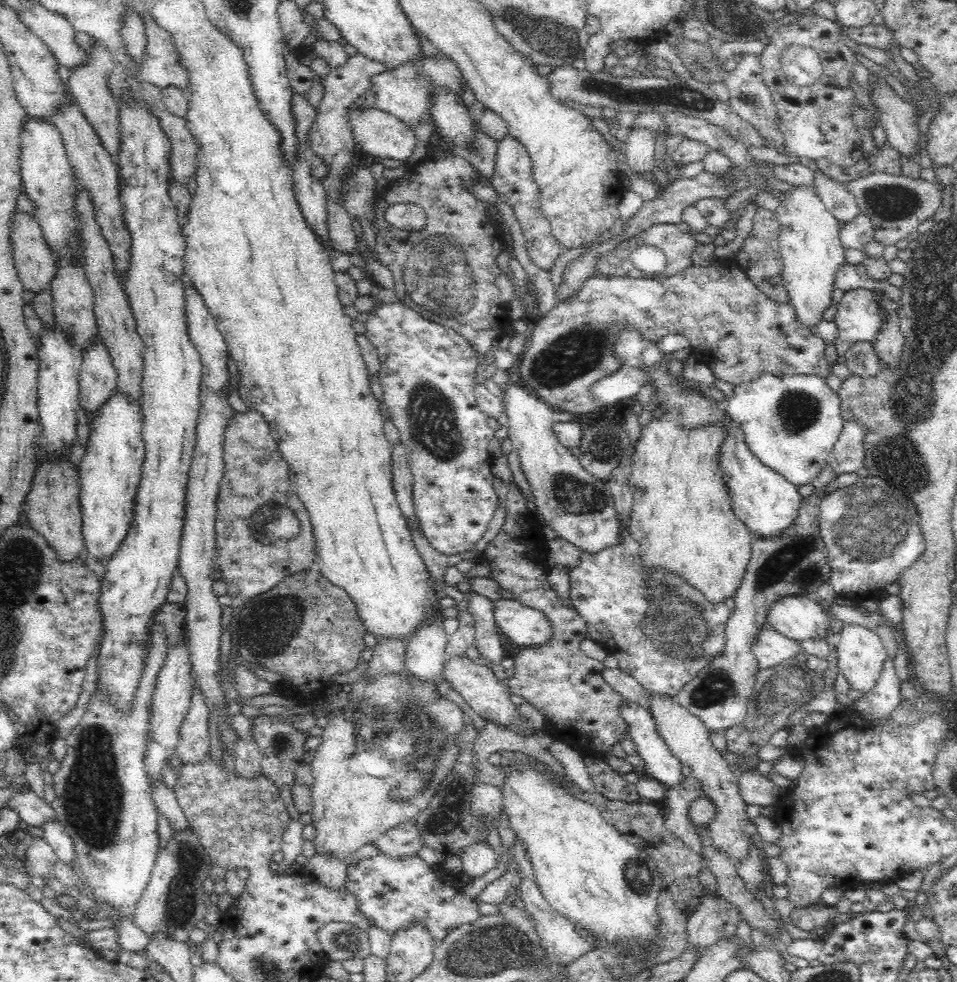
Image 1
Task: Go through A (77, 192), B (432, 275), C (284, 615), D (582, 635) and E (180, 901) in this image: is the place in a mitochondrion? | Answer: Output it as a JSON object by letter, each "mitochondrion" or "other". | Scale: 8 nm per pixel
{"A":"other","B":"mitochondrion","C":"mitochondrion","D":"other","E":"mitochondrion"}

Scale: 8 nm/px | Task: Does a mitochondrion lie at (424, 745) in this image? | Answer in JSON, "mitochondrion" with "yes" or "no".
{"mitochondrion":"yes"}

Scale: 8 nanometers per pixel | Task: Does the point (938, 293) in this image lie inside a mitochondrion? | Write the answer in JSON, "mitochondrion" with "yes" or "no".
{"mitochondrion":"yes"}

